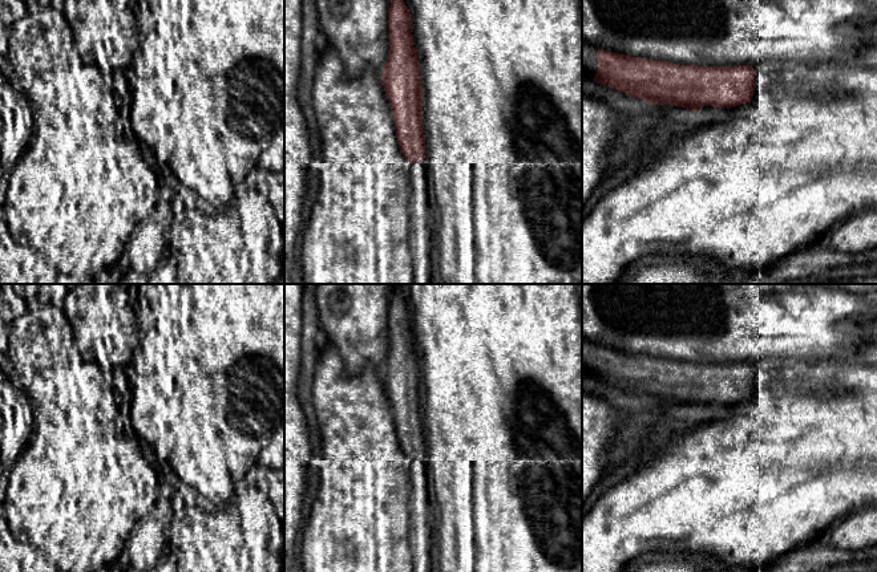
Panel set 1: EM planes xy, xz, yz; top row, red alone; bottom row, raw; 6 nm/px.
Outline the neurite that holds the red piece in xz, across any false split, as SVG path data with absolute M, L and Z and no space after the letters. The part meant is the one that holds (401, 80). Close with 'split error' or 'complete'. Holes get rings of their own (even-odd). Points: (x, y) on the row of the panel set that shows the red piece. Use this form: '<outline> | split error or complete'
M391 0L388 31L389 53L381 84L391 105L400 153L411 163L408 247L413 284L432 284L431 198L429 174L424 162L420 61L413 46L411 13L403 0Z | split error

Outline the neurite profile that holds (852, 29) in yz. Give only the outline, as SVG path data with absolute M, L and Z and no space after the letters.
M868 19L866 28L864 31L860 28L857 20L849 24L841 24L838 29L840 32L849 37L862 37L862 38L868 38L870 36L877 37L877 20Z

